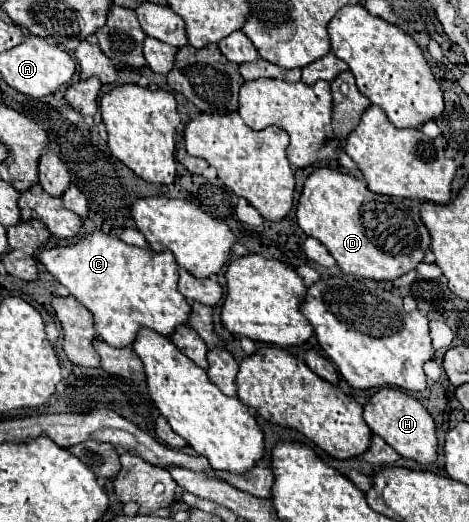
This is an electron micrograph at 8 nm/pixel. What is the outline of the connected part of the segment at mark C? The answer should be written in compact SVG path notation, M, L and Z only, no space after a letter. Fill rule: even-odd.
M97 230L97 232L87 234L75 244L41 250L37 260L47 268L49 274L57 278L57 282L61 282L71 292L71 296L75 296L93 314L95 332L109 346L115 346L115 348L131 346L141 326L157 330L163 336L169 336L171 330L175 330L175 326L187 324L189 302L177 290L177 278L179 278L177 262L169 250L155 252L151 248L131 246L119 238L113 238Z

